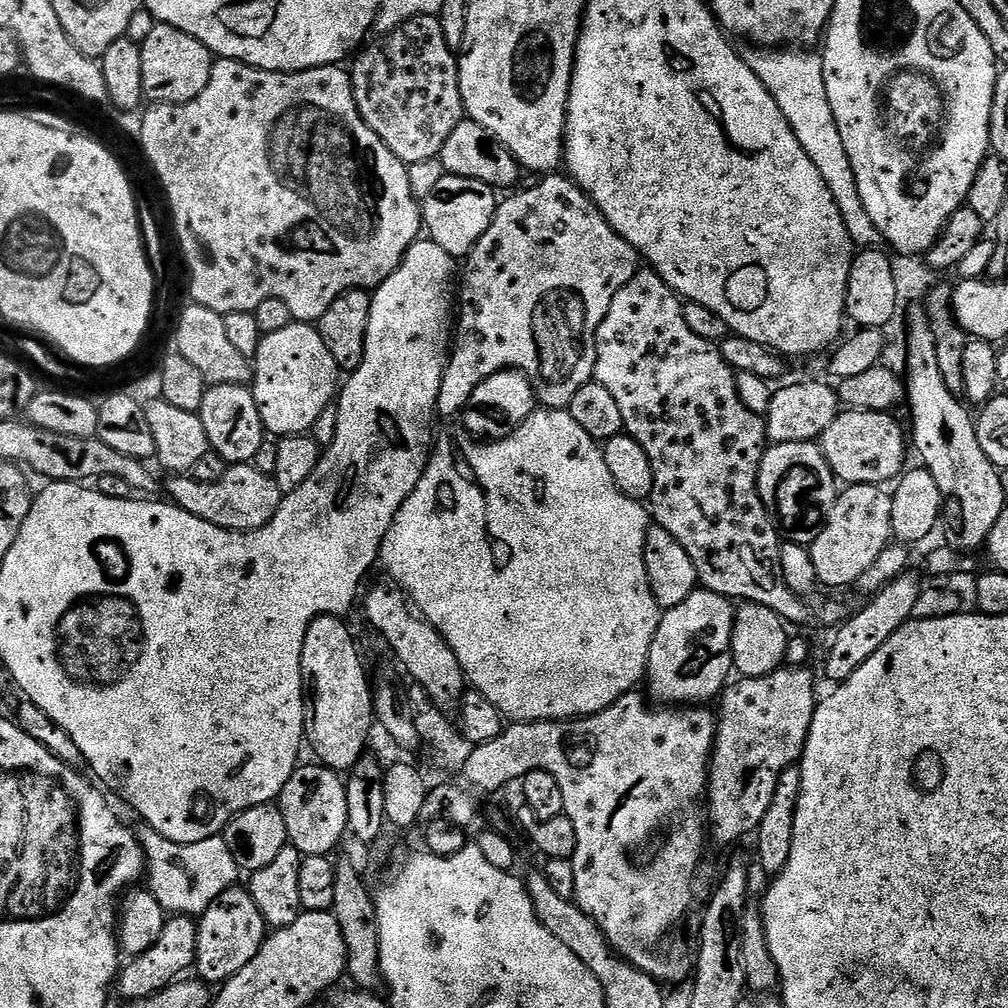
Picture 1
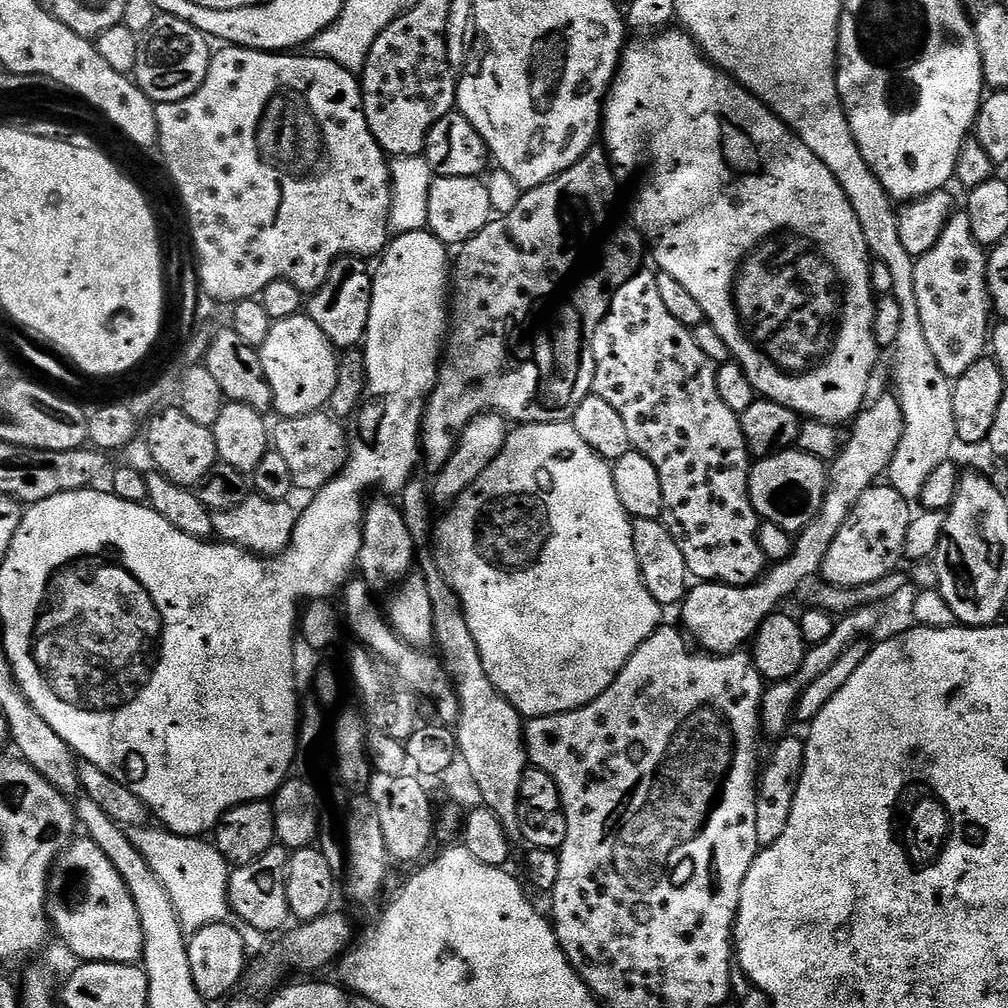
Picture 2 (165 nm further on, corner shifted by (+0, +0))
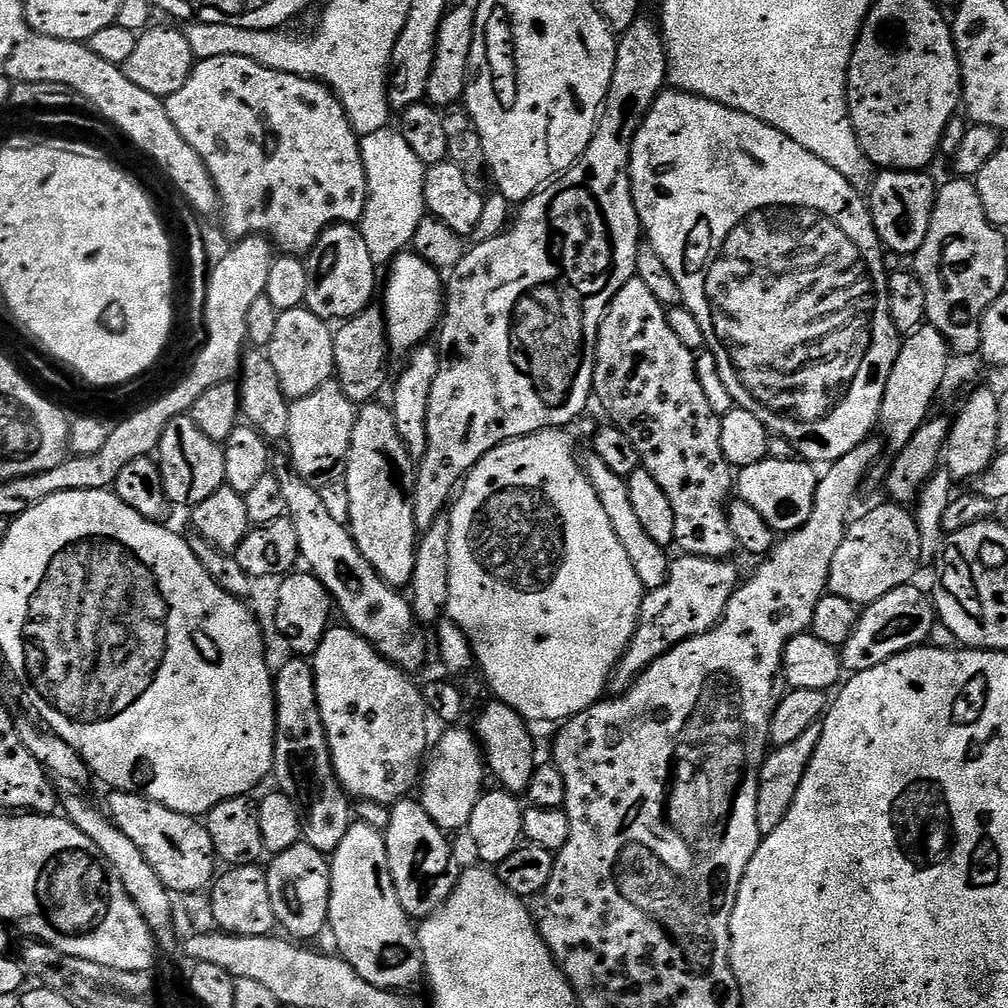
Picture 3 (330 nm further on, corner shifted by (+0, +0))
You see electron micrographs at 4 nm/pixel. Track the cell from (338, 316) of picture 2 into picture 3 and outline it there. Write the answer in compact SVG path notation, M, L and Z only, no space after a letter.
M332 224L318 238L311 252L307 253L308 281L303 307L325 322L343 322L362 314L373 303L372 295L376 292L376 272L378 265L370 258L370 250L362 239L359 227L355 224Z

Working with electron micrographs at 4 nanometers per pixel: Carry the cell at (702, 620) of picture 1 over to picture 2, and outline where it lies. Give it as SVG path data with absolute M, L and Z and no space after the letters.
M888 394L874 400L856 417L851 425L852 437L843 441L836 459L831 461L827 469L828 489L824 504L820 513L795 537L791 554L773 563L757 583L747 584L744 588L711 582L700 582L689 587L688 595L682 601L682 628L703 651L723 657L741 651L755 637L762 622L766 622L768 616L779 609L776 607L783 600L790 599L811 576L821 575L824 559L826 554L830 554L834 538L838 538L838 530L842 530L842 522L846 522L858 498L862 498L862 494L877 483L876 476L883 477L887 473L894 450L898 450L898 442L902 438L902 410L895 395Z

